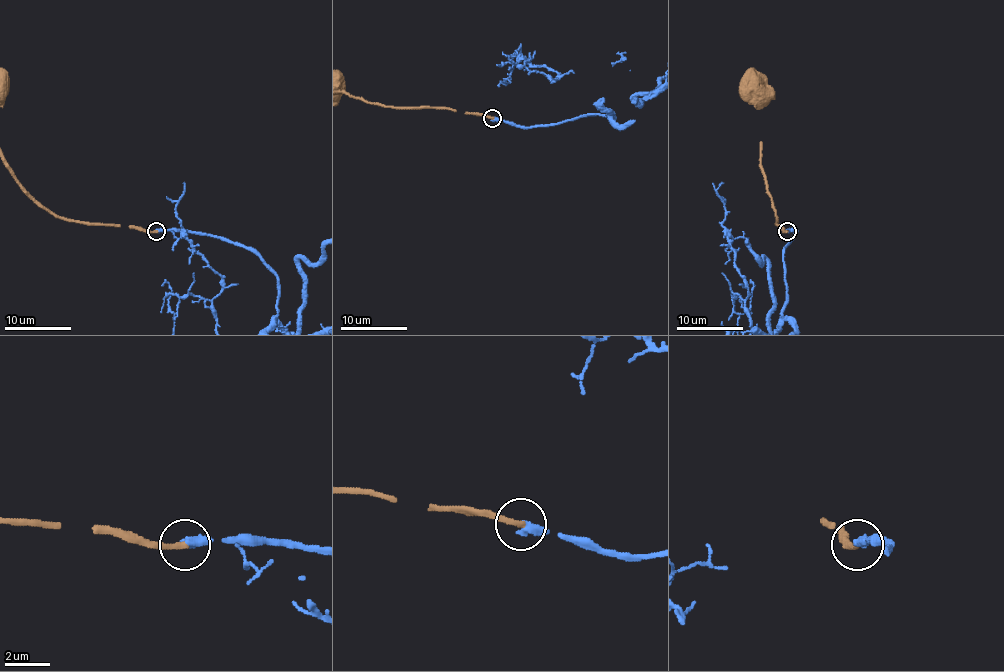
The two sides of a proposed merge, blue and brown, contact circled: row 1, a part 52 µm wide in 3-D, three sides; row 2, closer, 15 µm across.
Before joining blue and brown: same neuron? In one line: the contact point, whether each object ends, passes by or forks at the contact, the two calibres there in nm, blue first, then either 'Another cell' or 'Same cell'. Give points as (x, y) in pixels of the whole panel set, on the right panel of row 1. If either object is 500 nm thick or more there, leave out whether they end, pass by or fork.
Place: (787, 231). At the ring blue ends. At the ring brown ends. Thickness 360 nm (blue) against 280 nm. Same cell

